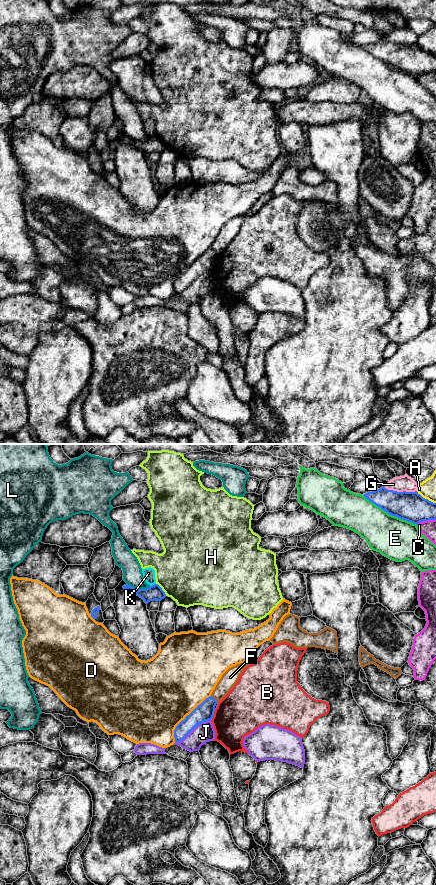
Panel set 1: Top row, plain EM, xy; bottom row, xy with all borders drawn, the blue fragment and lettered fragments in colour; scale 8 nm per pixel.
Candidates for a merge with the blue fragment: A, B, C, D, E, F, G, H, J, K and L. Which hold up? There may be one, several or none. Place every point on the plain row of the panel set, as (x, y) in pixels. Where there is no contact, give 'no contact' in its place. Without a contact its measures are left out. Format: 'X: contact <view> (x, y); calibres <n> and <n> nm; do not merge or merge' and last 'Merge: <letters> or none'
A: contact xy (426, 51); calibres 240 and 140 nm; do not merge
B: contact xy (213, 267); calibres 140 and 360 nm; do not merge
C: contact xy (425, 72); calibres 240 and 130 nm; do not merge
D: contact xy (185, 269); calibres 140 and 500 nm; do not merge
E: contact xy (389, 65); calibres 240 and 340 nm; do not merge
F: contact xy (214, 251); calibres 140 and 120 nm; do not merge
G: contact xy (400, 44); calibres 240 and 130 nm; do not merge
H: contact xy (161, 141); calibres 120 and 480 nm; do not merge
J: contact xy (192, 281); calibres 140 and 160 nm; do not merge
K: contact xy (152, 137); calibres 120 and 100 nm; do not merge
L: contact xy (139, 141); calibres 120 and 160 nm; do not merge
Merge: none

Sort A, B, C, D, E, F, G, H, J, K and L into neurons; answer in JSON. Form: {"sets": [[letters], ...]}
{"sets": [["A"], ["B"], ["C", "F"], ["D"], ["E"], ["G"], ["H"], ["J"], ["K"], ["L"]]}

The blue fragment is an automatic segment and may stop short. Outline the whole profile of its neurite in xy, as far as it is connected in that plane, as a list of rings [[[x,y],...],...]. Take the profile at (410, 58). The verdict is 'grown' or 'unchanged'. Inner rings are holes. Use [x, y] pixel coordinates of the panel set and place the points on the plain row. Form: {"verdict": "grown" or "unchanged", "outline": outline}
{"verdict": "unchanged", "outline": [[[383,38],[363,48],[388,66],[416,77],[436,71],[436,55],[423,50],[417,43],[397,44]]]}

